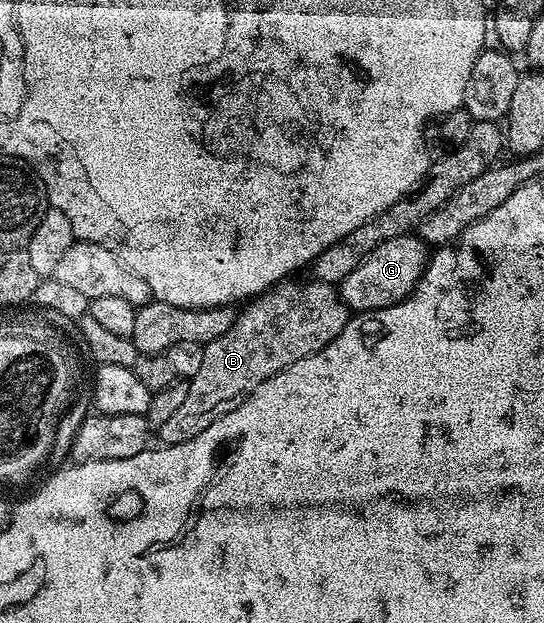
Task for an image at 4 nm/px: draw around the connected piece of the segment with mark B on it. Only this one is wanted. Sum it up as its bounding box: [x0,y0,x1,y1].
[157,279,349,444]

